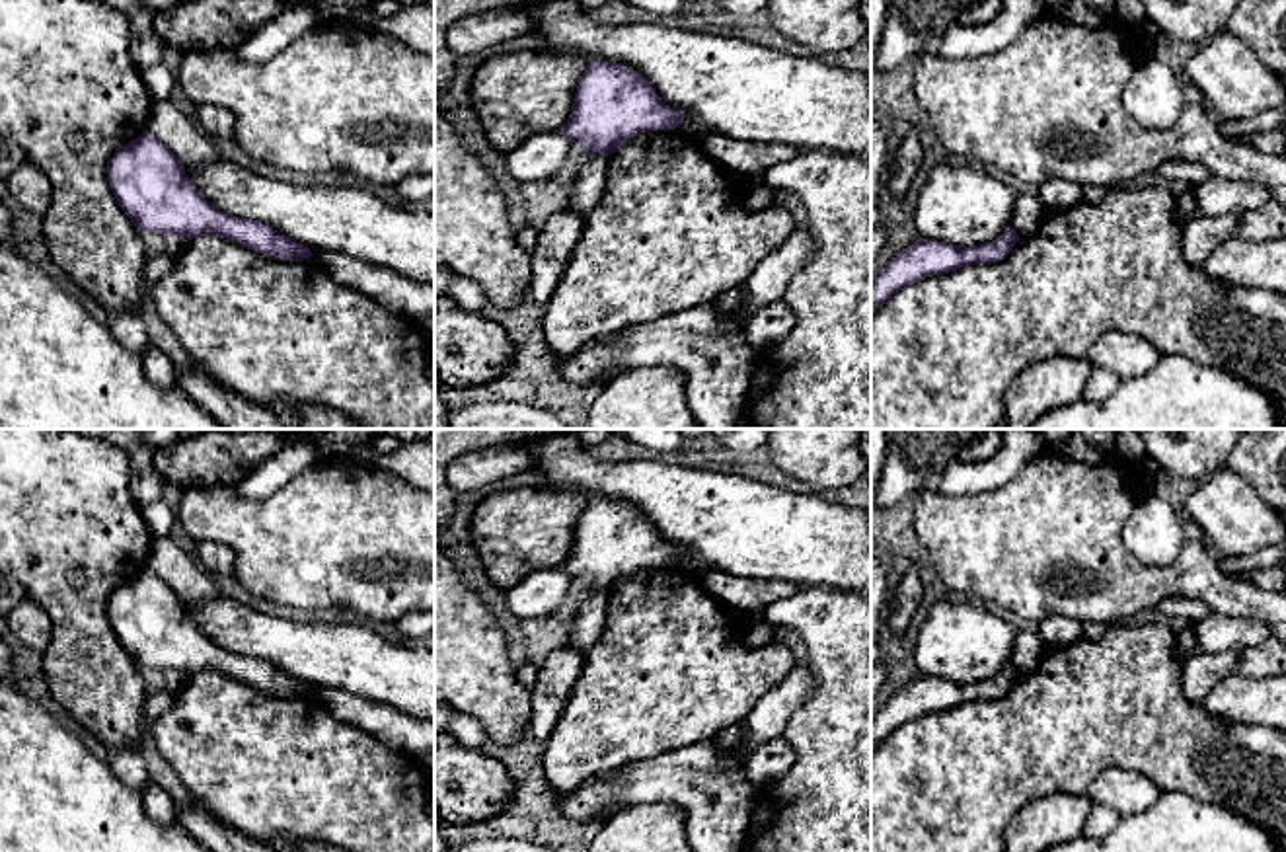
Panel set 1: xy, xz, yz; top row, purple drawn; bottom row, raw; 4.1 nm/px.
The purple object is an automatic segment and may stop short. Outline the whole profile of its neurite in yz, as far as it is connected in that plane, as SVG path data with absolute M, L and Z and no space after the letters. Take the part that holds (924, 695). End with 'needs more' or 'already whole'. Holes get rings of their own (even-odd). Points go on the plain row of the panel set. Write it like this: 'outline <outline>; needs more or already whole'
outline M1013 663L986 680L957 684L953 680L916 677L871 717L871 751L883 743L898 725L918 719L929 712L943 712L976 700L998 700L1007 694L1021 675Z; already whole

